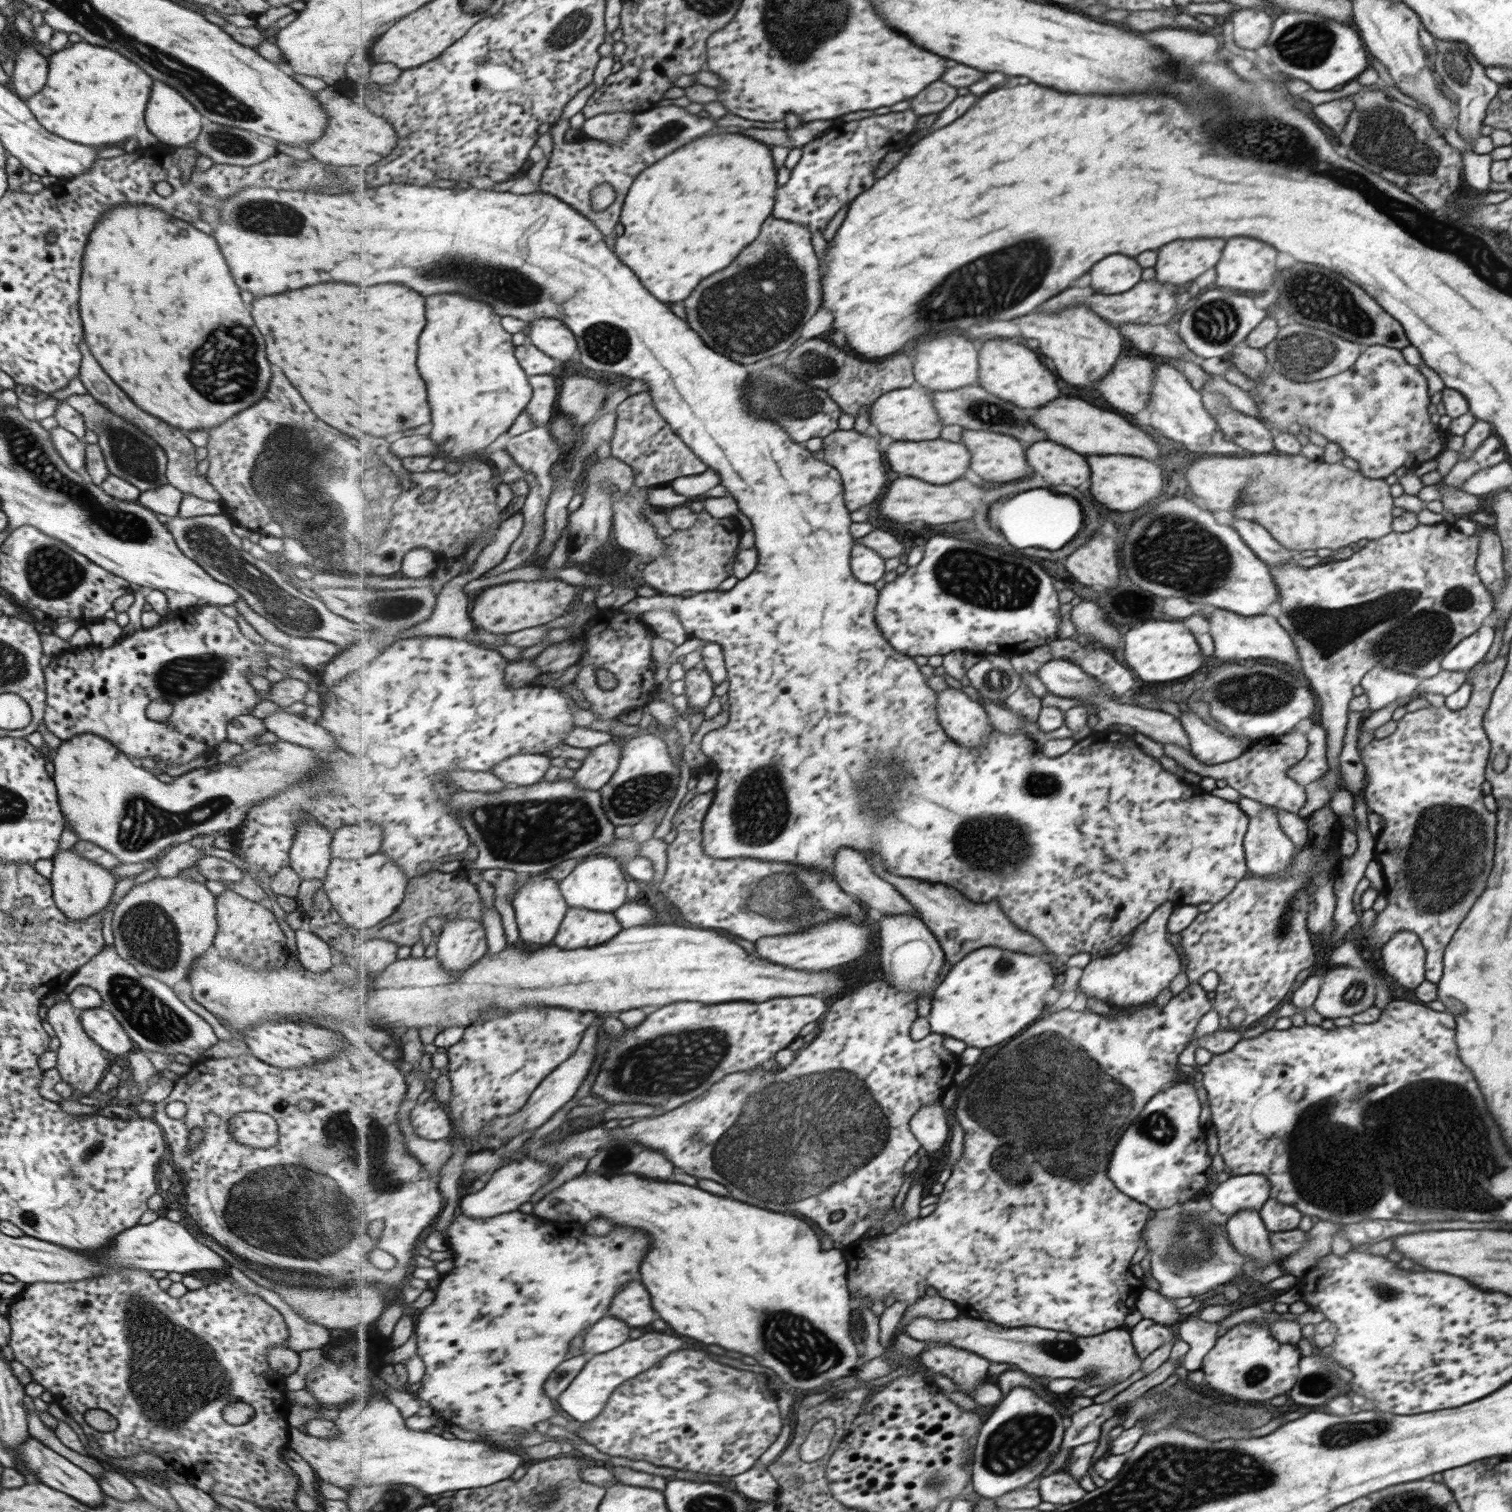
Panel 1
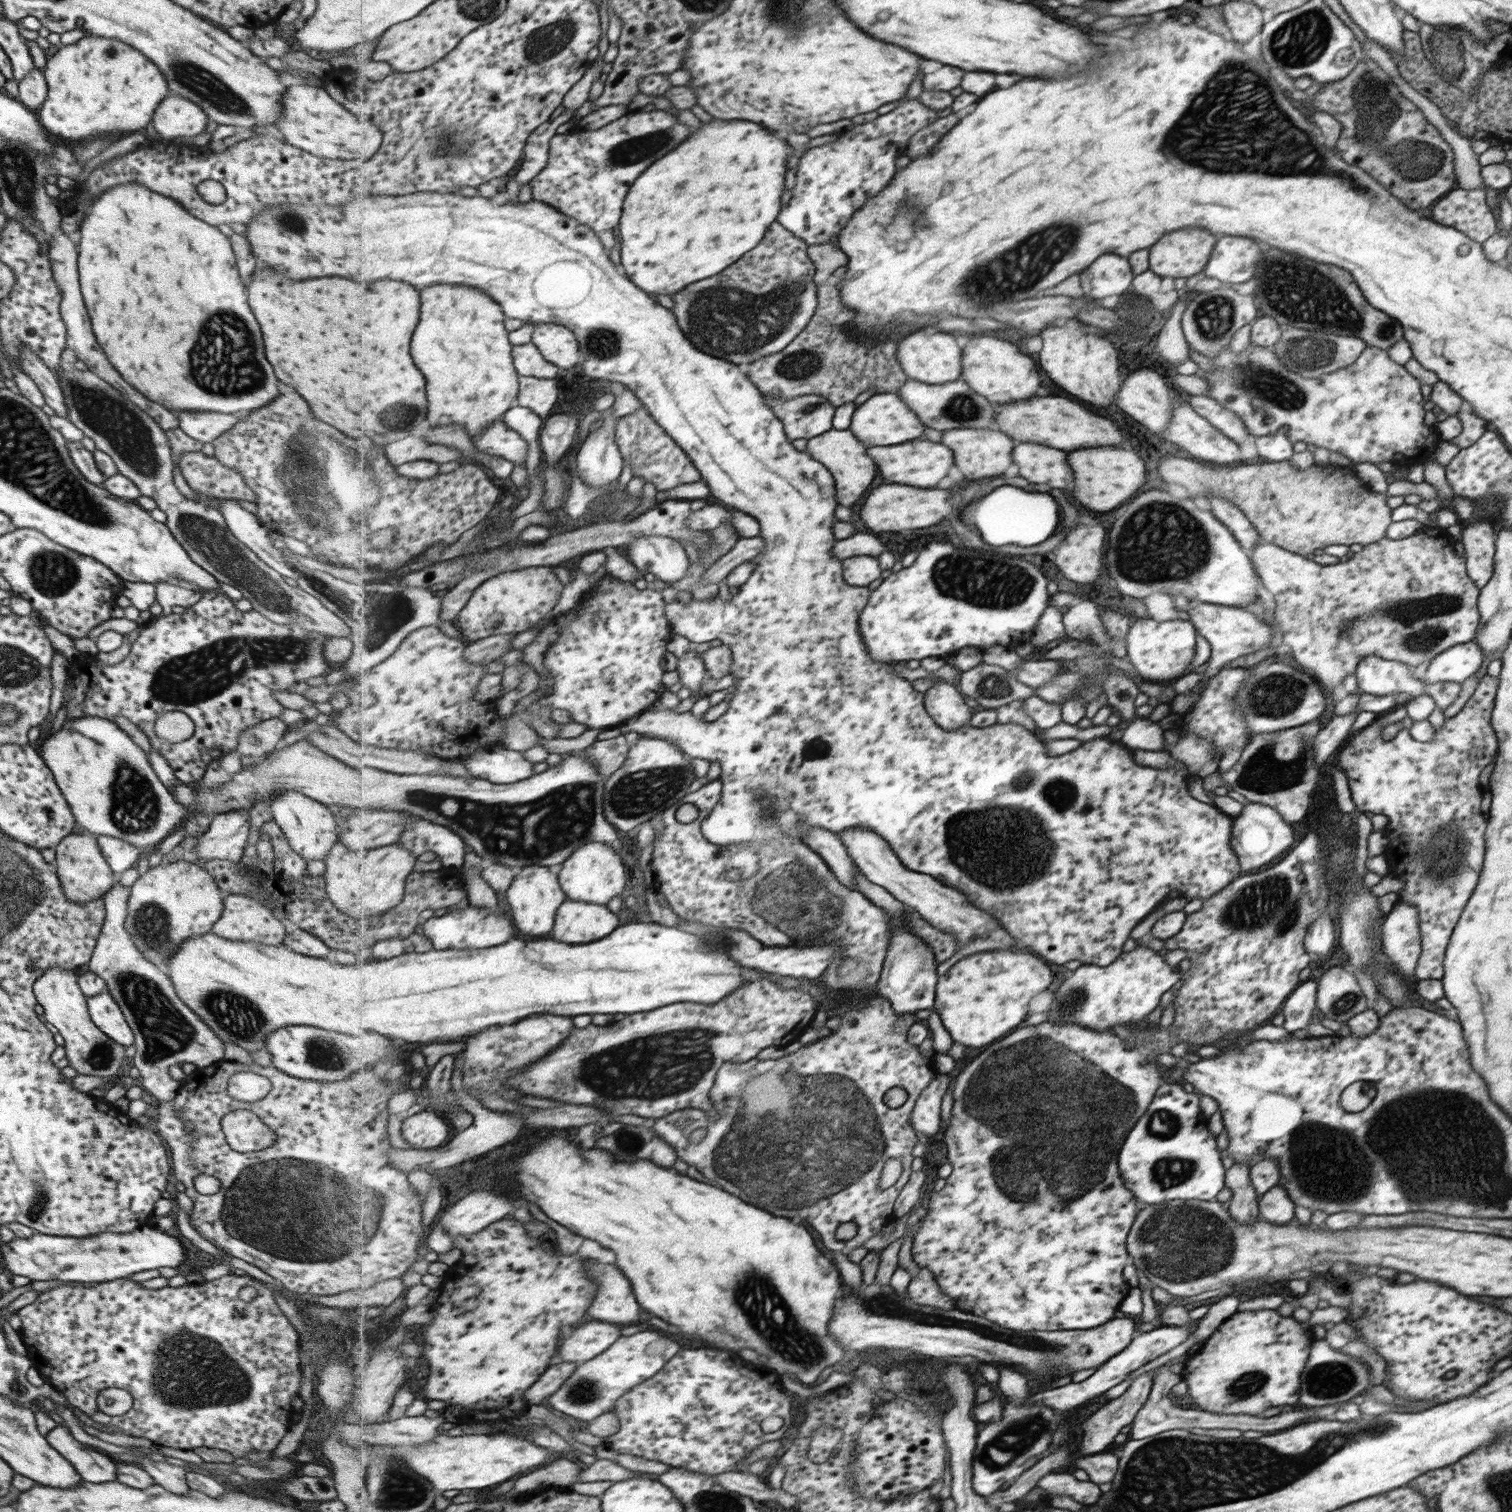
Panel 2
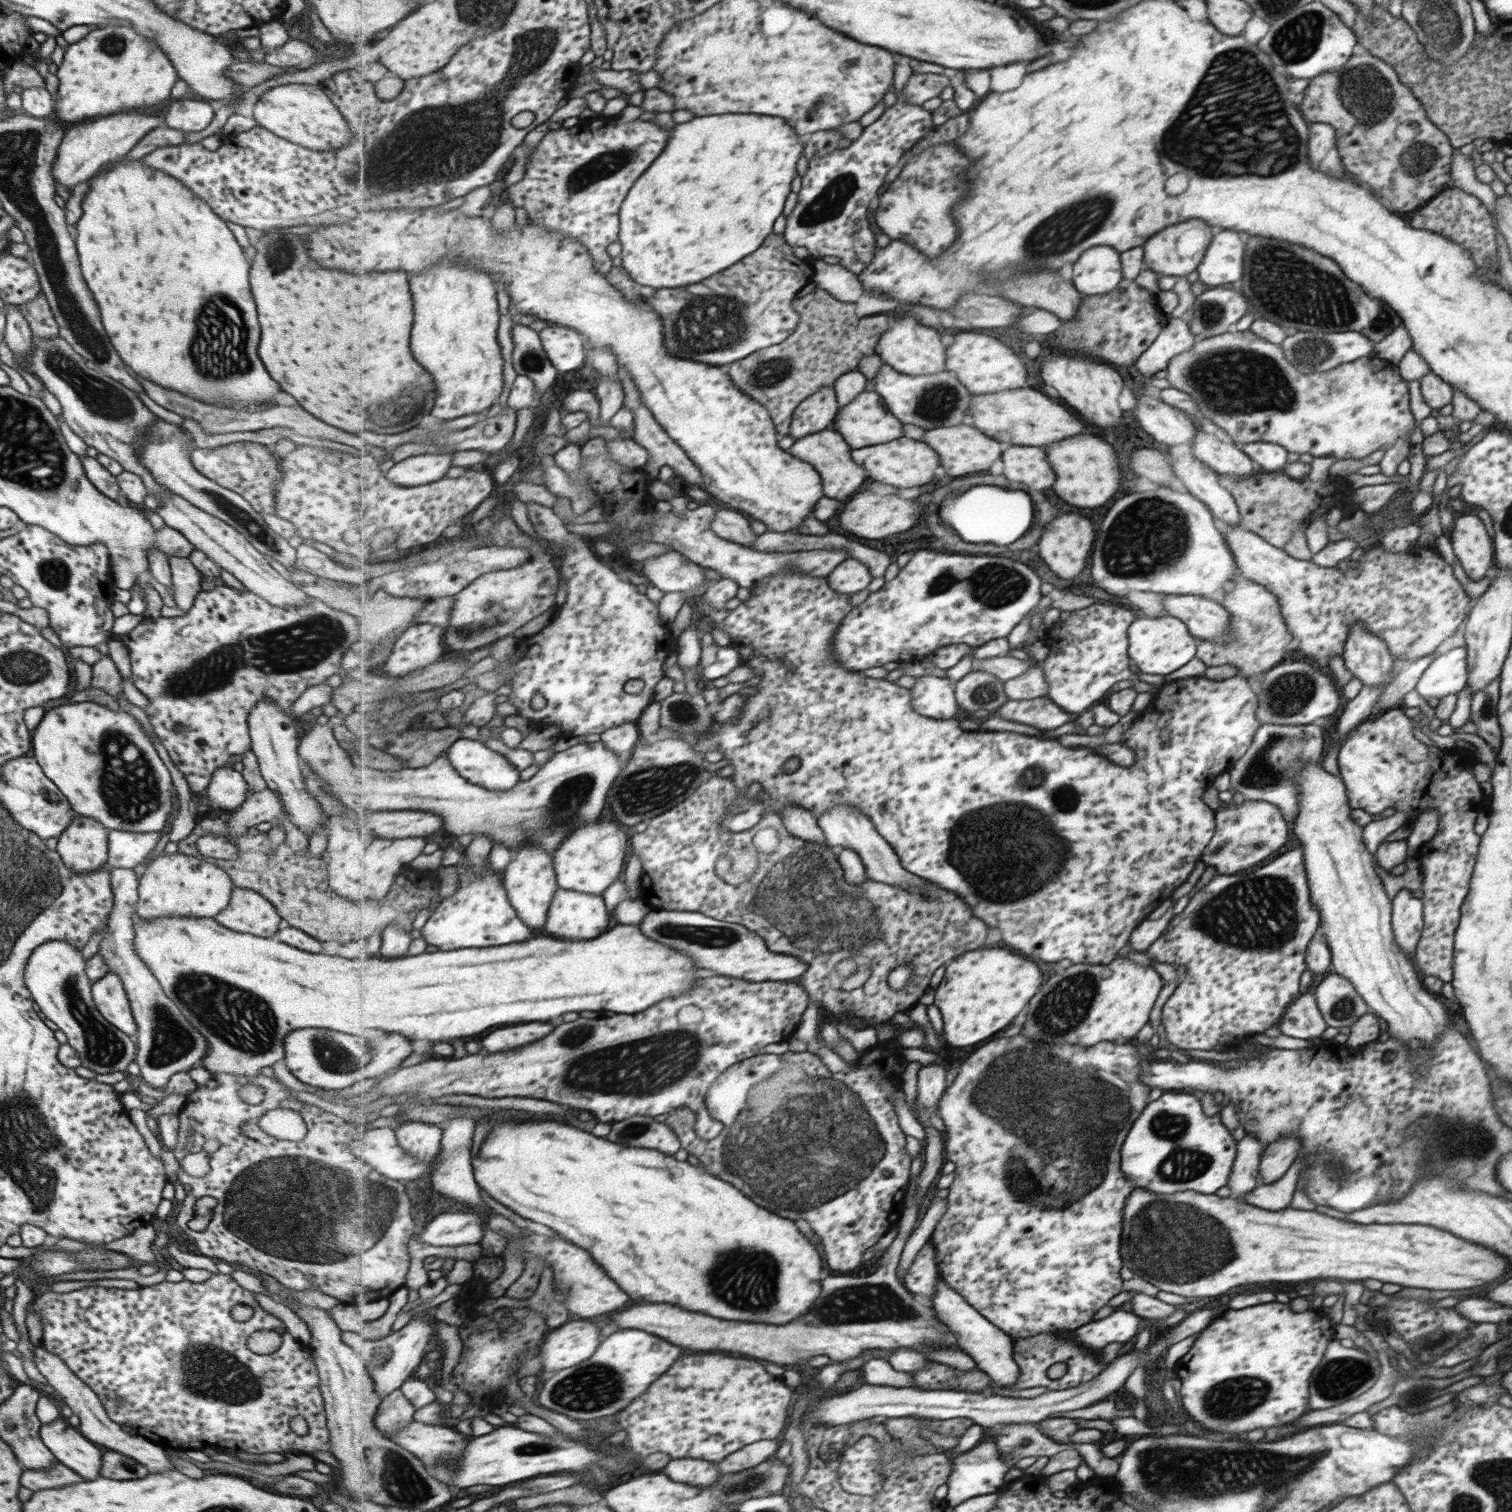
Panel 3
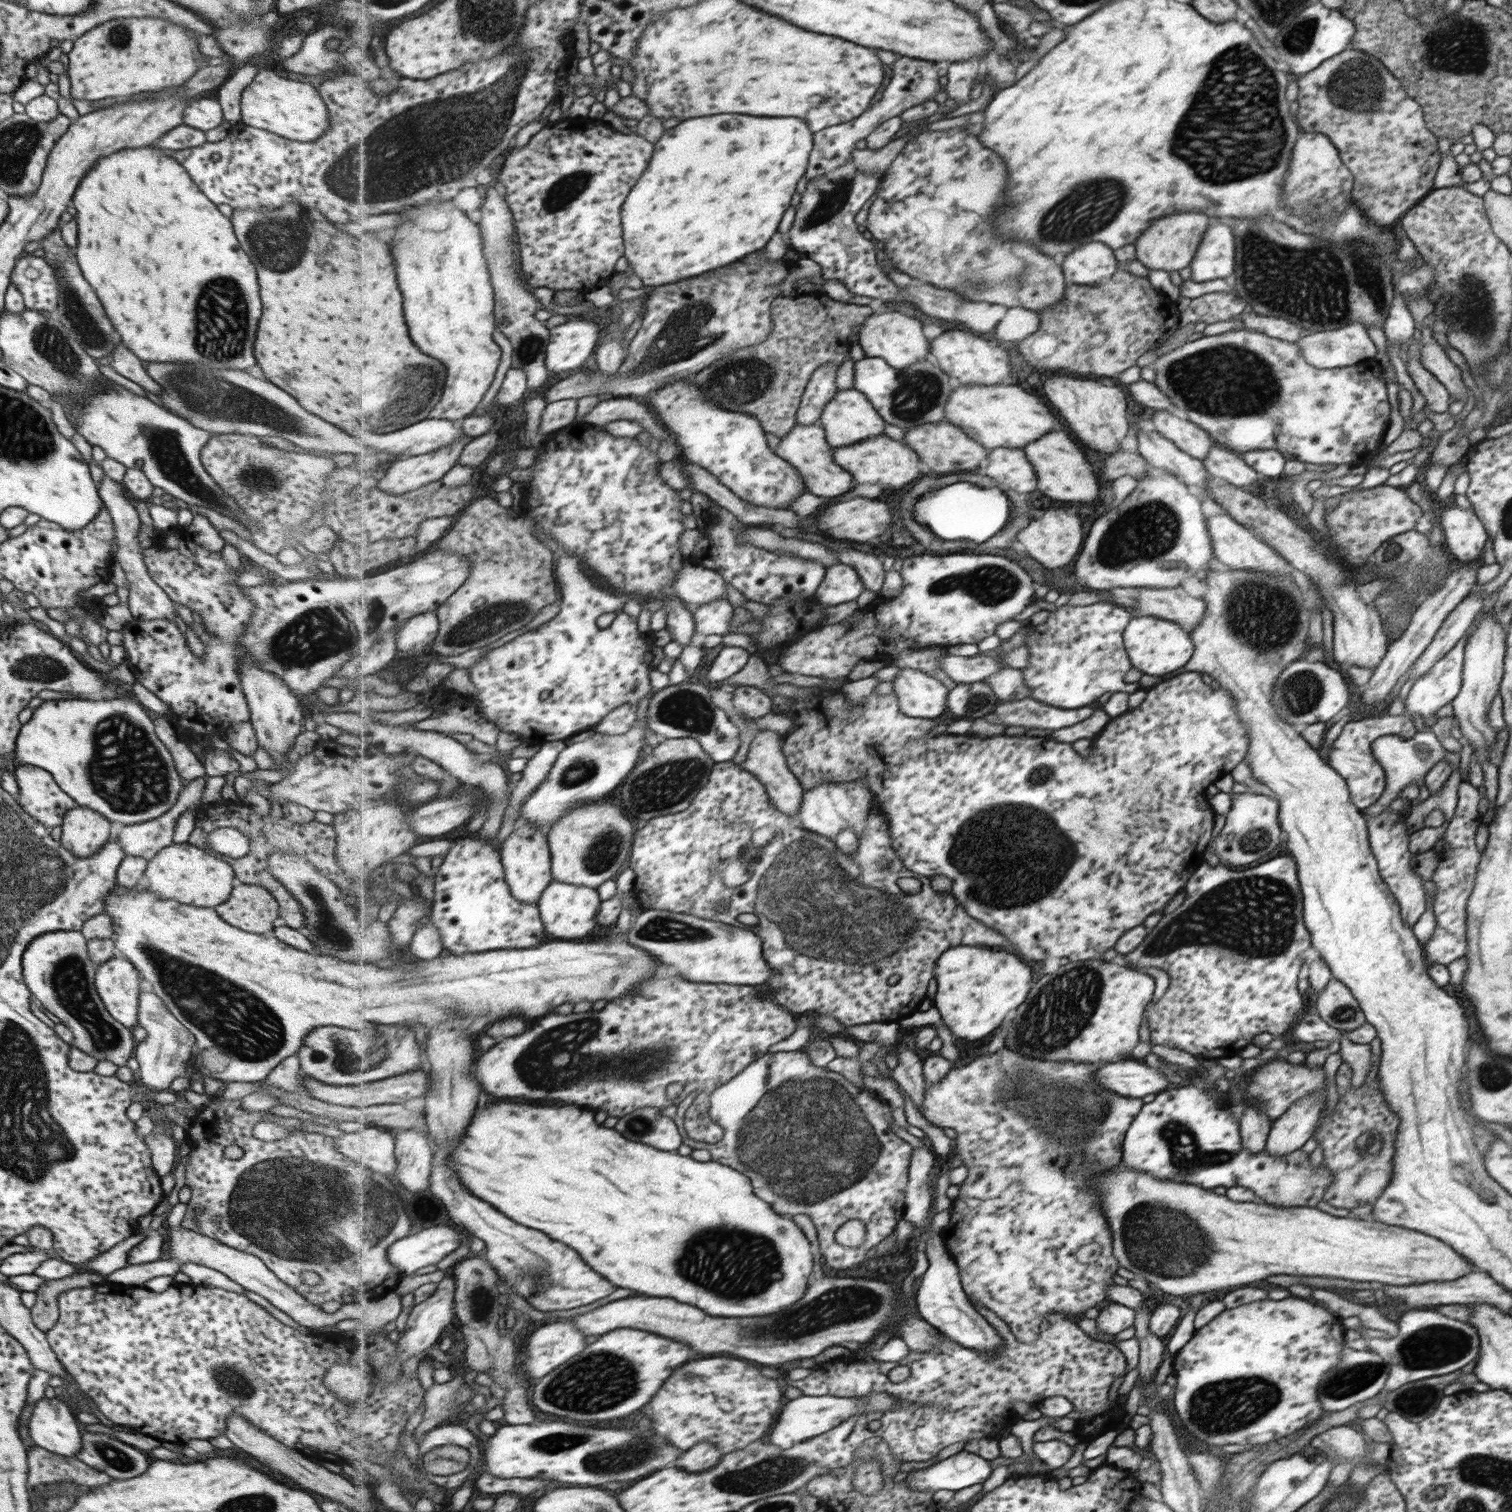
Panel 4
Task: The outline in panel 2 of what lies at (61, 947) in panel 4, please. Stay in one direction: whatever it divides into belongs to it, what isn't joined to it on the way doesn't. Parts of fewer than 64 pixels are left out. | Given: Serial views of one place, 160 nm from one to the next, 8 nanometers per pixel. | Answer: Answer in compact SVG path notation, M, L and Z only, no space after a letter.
M49 968L35 982L32 990L37 1004L43 1008L43 1018L59 1032L63 1038L64 1053L68 1065L75 1069L78 1075L114 1076L119 1067L126 1061L126 1047L118 1045L114 1040L105 1036L91 1020L86 1005L86 998L81 994L77 985L77 976L73 970Z

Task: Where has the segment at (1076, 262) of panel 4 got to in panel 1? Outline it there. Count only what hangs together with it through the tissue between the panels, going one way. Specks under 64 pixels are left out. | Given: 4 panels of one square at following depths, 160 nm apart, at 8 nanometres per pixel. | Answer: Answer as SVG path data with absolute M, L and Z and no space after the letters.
M1111 254L1105 262L1097 262L1091 276L1091 289L1103 295L1114 295L1125 292L1140 281L1141 267L1133 258L1123 254Z

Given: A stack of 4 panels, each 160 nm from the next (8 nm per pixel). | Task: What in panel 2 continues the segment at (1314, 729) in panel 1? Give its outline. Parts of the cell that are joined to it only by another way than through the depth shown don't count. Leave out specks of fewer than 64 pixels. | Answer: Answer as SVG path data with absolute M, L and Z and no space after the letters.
M1356 706L1352 713L1334 715L1325 727L1319 729L1319 732L1314 736L1312 761L1318 770L1320 770L1319 766L1323 762L1327 762L1327 758L1331 756L1331 753L1343 744L1344 739L1352 734L1349 728L1351 728L1351 724L1353 724L1359 712L1360 708Z

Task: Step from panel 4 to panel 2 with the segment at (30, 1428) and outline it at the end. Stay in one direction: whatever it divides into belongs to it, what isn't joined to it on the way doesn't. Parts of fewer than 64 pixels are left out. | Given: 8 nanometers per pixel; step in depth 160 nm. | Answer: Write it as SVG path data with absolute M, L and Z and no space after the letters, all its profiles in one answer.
M57 1424L44 1438L51 1449L73 1466L81 1480L93 1484L115 1481L116 1463L108 1455L85 1448L72 1438L66 1426Z

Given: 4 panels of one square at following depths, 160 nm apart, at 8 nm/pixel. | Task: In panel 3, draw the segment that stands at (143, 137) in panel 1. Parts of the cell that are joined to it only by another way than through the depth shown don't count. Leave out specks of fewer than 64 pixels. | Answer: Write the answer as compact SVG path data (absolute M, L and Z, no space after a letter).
M107 26L89 32L79 41L65 47L63 60L55 76L58 80L56 98L53 98L53 114L62 120L66 127L84 120L129 112L136 108L151 108L166 98L169 90L179 78L171 62L165 58L160 46L151 39L135 34L129 26Z

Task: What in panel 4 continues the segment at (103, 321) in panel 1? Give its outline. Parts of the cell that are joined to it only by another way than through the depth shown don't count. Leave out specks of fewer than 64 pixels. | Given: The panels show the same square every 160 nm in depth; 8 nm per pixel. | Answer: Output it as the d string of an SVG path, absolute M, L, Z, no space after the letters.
M153 145L118 150L97 159L94 165L83 175L72 194L71 205L75 208L76 247L73 250L77 267L82 277L94 290L103 310L113 325L121 342L142 362L191 362L211 368L239 368L245 370L255 364L251 346L261 314L261 304L257 296L255 270L234 235L230 220L219 213L217 207L198 189L192 178L182 168L181 163L167 156L165 150Z

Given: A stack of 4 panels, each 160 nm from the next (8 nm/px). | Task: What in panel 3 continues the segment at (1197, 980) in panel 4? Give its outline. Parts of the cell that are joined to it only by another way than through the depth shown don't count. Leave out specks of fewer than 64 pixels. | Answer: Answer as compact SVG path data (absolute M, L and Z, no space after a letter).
M1297 848L1283 852L1277 855L1277 858L1270 859L1267 864L1255 868L1253 872L1237 872L1236 874L1237 876L1215 874L1207 884L1189 898L1186 907L1179 914L1171 917L1168 927L1160 934L1159 938L1143 951L1143 954L1151 962L1182 966L1185 969L1185 978L1179 982L1173 994L1165 1000L1161 1008L1160 1025L1163 1026L1167 1044L1175 1050L1176 1054L1183 1050L1211 1050L1217 1044L1223 1045L1223 1042L1235 1042L1234 1045L1237 1047L1239 1044L1243 1044L1243 1040L1248 1034L1263 1033L1267 1028L1271 1028L1271 1024L1275 1024L1279 1020L1281 1012L1286 1010L1299 994L1297 982L1299 982L1301 972L1305 970L1305 964L1307 963L1307 940L1317 930L1317 924L1320 924L1320 914L1316 911L1316 907L1312 905L1311 895L1308 891L1307 871L1304 869L1303 863L1303 850Z

